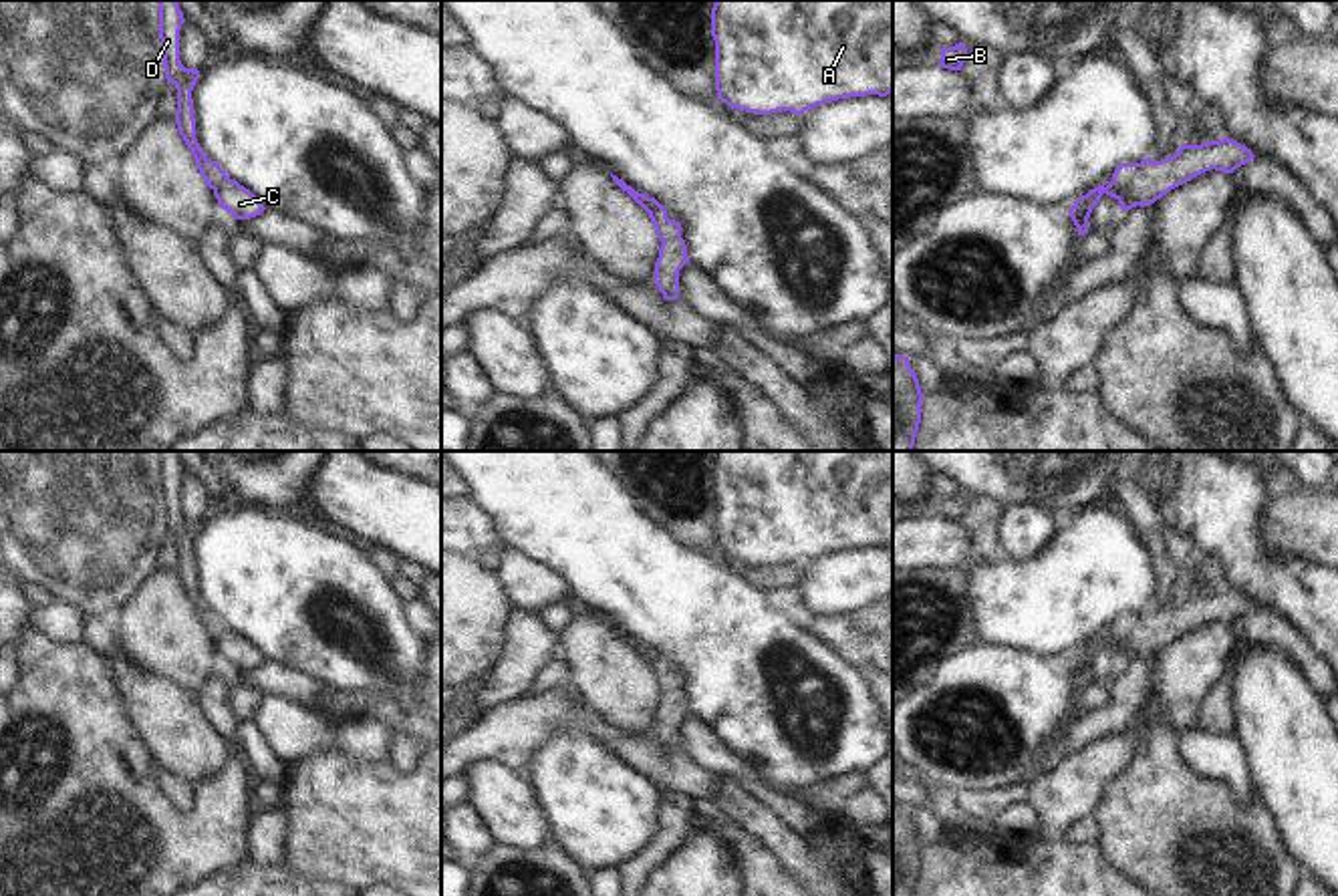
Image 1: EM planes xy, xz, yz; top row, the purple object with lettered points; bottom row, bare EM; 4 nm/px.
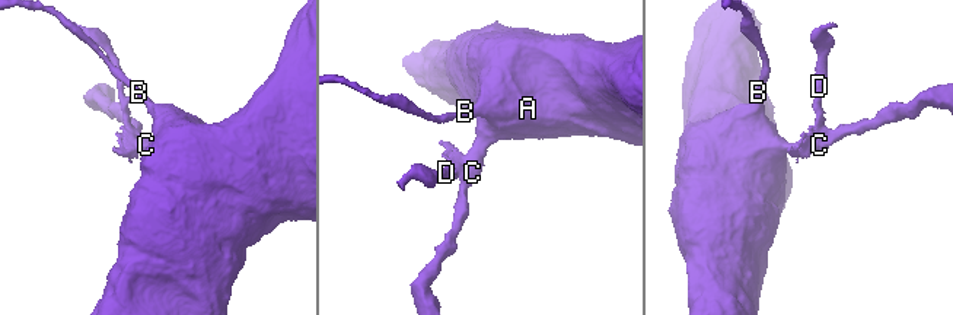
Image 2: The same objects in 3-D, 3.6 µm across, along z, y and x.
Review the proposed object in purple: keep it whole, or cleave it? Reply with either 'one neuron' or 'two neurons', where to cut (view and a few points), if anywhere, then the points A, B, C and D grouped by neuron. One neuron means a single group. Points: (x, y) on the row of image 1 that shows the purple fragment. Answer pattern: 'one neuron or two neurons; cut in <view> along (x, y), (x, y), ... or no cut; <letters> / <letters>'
two neurons; cut in xz along (670, 220), (676, 232), (661, 240); A B C / D

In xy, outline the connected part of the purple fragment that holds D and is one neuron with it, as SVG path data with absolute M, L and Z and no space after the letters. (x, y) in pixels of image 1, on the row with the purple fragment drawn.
M155 0L159 6L159 38L163 46L165 79L177 89L175 123L187 149L191 151L199 175L208 187L214 189L218 177L228 177L226 171L206 157L195 139L193 99L191 91L199 79L199 70L185 68L179 60L179 30L185 22L183 12L175 0Z

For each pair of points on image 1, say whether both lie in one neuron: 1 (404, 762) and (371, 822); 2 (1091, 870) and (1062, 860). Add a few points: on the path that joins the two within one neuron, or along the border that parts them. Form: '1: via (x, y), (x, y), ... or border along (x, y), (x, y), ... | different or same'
1: border along (420, 756), (408, 772), (399, 772), (387, 760) | different
2: via (1085, 870), (1068, 866) | same

